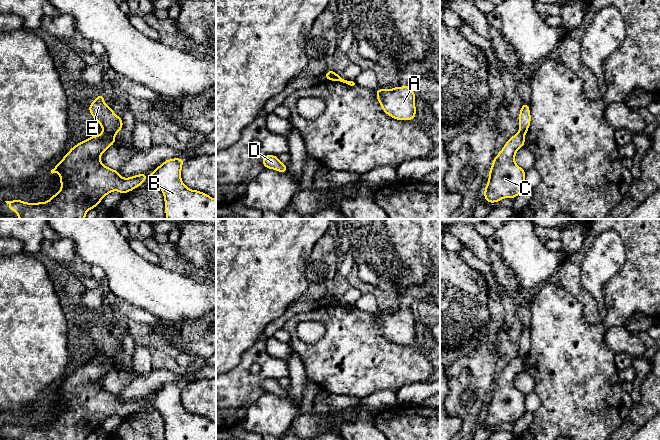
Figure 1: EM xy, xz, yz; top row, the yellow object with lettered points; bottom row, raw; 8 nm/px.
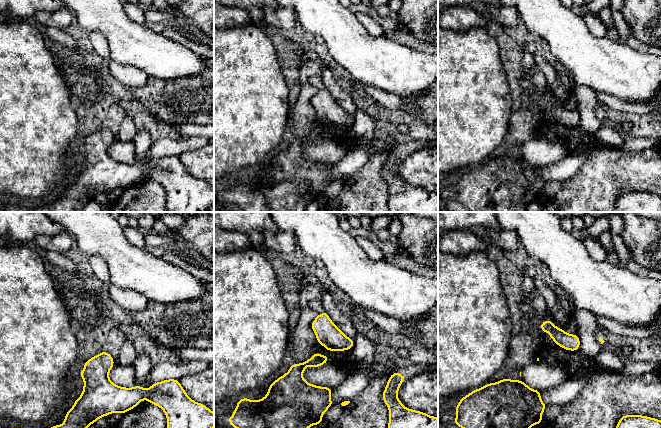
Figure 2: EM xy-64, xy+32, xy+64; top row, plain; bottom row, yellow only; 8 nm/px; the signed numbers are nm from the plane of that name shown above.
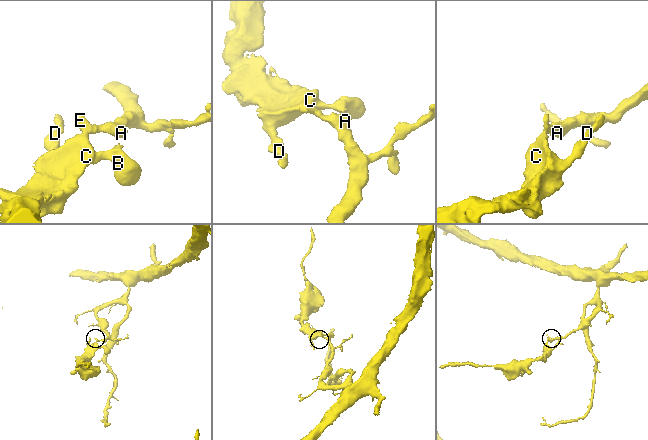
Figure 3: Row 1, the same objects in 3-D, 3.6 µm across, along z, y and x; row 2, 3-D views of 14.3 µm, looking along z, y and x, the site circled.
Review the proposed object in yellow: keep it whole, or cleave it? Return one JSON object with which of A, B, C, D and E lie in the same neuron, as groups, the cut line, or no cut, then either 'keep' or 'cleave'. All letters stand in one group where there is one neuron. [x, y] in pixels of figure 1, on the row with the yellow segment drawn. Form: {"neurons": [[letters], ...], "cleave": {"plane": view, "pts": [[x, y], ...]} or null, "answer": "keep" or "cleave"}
{"neurons": [["A", "E"], ["B", "C", "D"]], "cleave": {"plane": "xy", "pts": [[103, 130], [113, 135]]}, "answer": "cleave"}

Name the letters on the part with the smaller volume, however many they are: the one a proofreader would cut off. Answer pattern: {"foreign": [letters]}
{"foreign": ["B", "C", "D"]}

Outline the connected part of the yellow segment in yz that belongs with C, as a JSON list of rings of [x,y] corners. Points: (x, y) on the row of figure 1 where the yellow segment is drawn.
[[[518,132],[493,158],[488,183],[484,190],[484,198],[488,203],[500,202],[503,198],[513,199],[526,189],[526,171],[515,163],[515,154],[524,145],[524,135]]]

